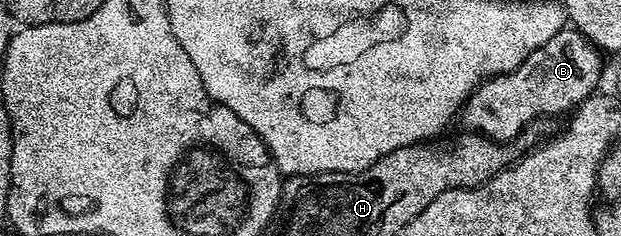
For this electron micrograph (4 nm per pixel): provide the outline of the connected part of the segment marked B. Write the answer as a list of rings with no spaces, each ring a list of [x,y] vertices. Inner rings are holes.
[[[573,26],[562,28],[556,37],[544,41],[540,49],[536,49],[507,75],[493,75],[491,79],[482,80],[482,84],[466,98],[462,104],[460,120],[467,132],[485,135],[495,141],[510,141],[519,136],[523,129],[531,126],[541,115],[562,115],[573,112],[579,103],[583,103],[587,97],[599,90],[598,82],[602,79],[602,59],[597,47],[589,43]]]

